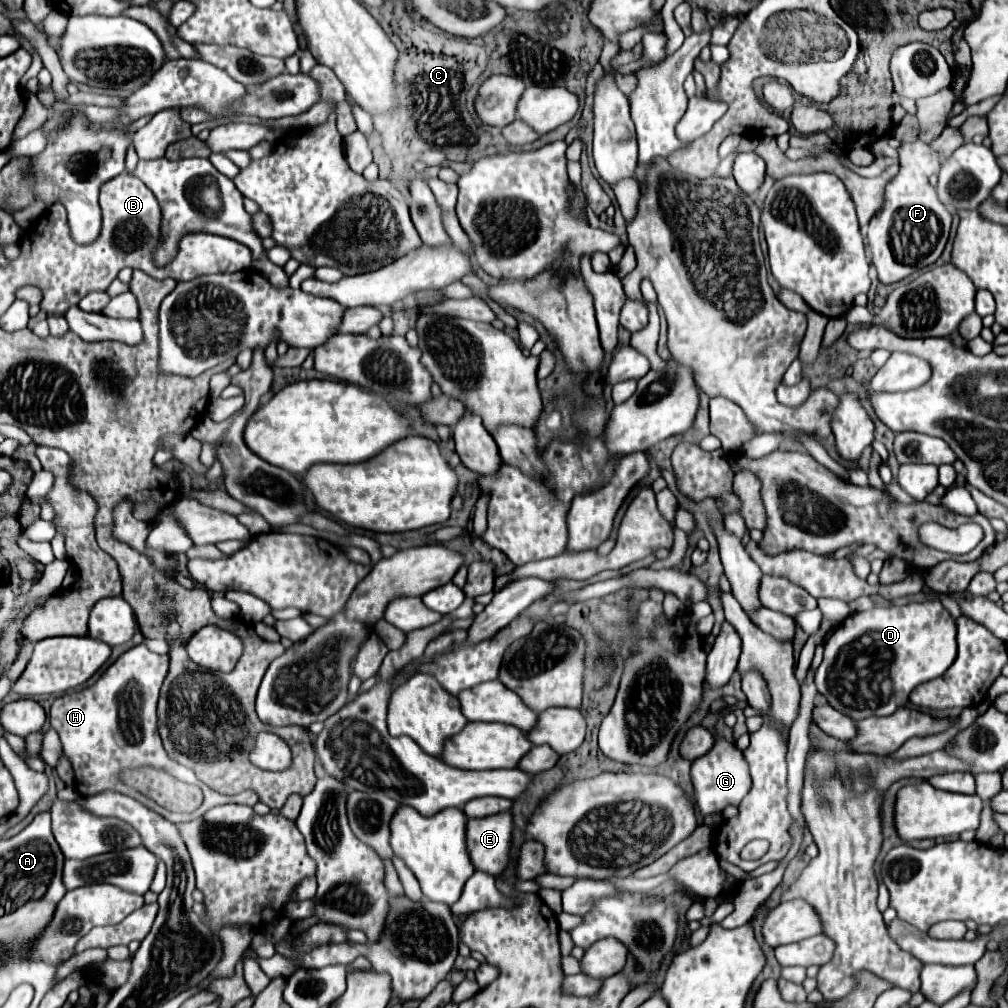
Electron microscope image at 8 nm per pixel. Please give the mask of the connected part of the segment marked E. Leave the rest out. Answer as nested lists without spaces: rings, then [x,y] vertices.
[[[494,814],[490,818],[470,818],[466,824],[466,848],[476,870],[500,874],[508,864],[512,838],[512,814]]]

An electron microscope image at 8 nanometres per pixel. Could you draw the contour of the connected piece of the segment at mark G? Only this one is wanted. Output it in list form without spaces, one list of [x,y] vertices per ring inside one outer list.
[[[716,736],[714,746],[702,758],[696,758],[692,762],[692,784],[696,790],[696,804],[698,804],[702,816],[720,812],[728,804],[740,804],[740,800],[748,794],[748,790],[752,786],[742,750],[738,750],[732,742]]]

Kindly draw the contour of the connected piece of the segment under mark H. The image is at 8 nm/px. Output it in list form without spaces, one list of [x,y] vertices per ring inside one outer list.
[[[138,644],[110,664],[92,686],[58,696],[54,700],[50,708],[50,720],[60,734],[62,750],[72,762],[80,796],[114,788],[122,794],[134,794],[142,804],[164,816],[164,808],[118,780],[118,774],[136,766],[156,766],[162,770],[168,768],[168,764],[174,764],[166,758],[166,750],[156,726],[156,702],[168,672],[168,660],[168,654],[160,656],[150,652],[146,644]]]

